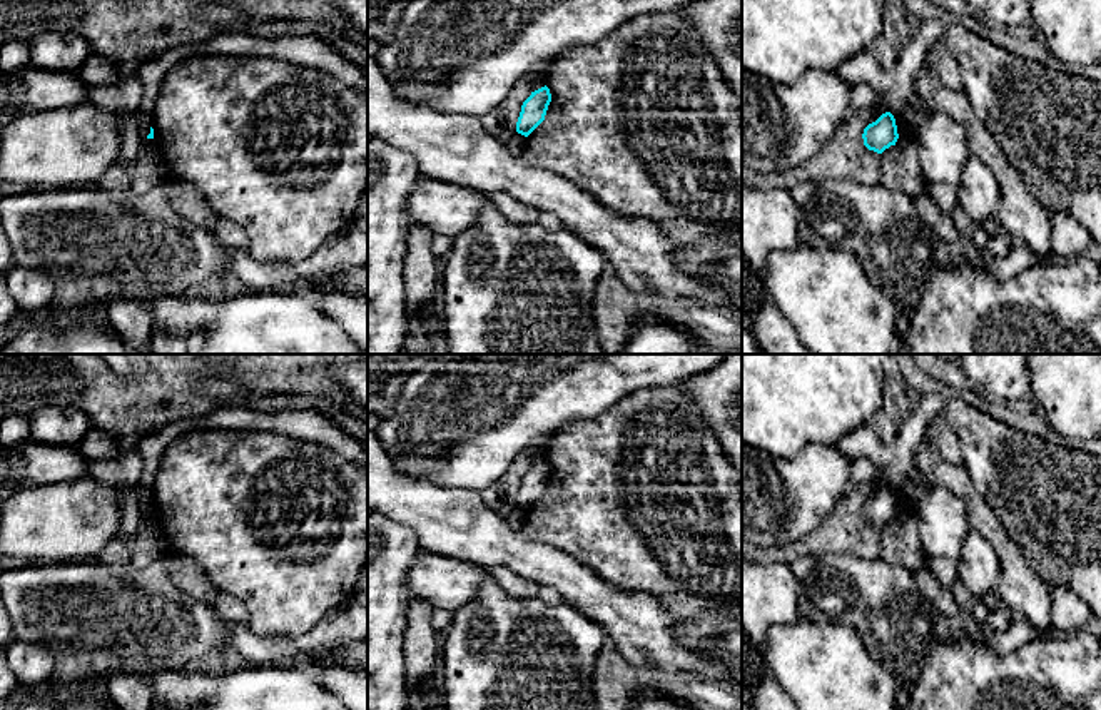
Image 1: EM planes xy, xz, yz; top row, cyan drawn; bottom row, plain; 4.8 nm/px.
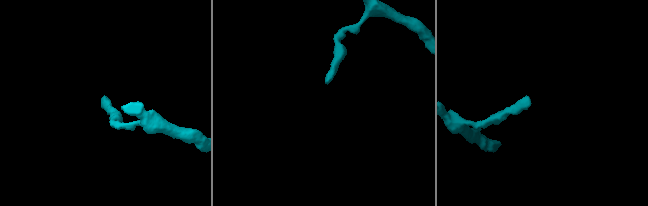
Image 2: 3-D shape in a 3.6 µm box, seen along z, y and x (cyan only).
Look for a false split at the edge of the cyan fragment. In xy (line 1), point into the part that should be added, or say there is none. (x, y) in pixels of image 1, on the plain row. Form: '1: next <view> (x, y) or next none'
1: next none

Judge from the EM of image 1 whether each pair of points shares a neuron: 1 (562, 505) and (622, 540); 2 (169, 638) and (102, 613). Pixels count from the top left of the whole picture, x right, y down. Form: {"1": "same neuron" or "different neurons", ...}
{"1": "same neuron", "2": "same neuron"}

